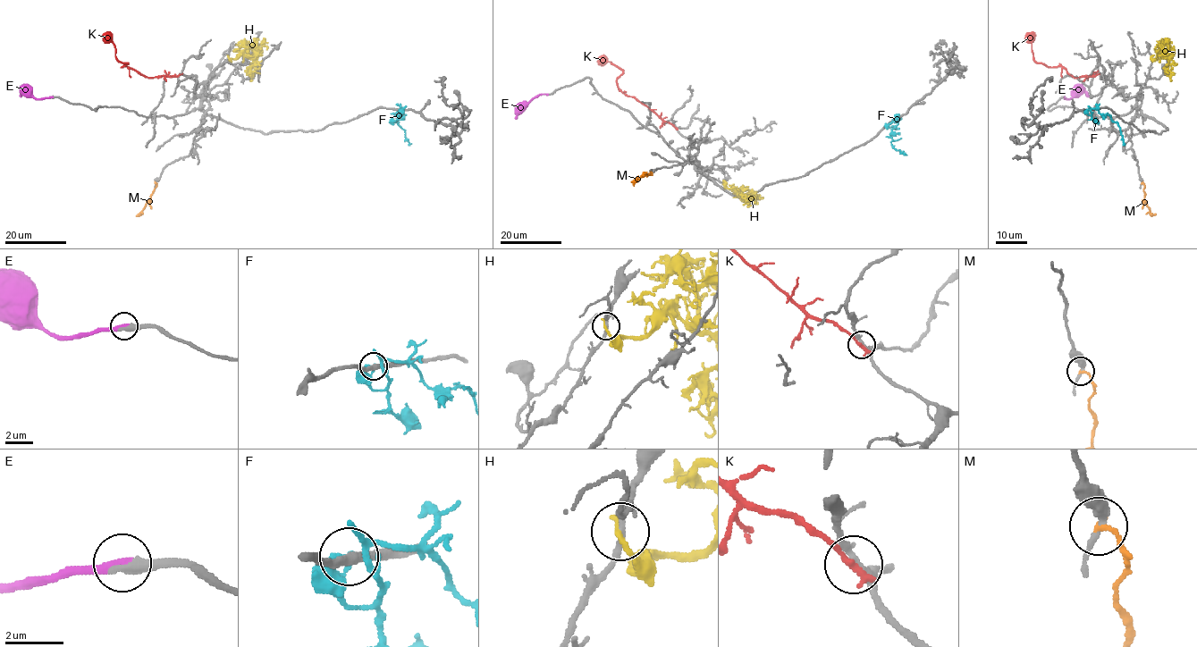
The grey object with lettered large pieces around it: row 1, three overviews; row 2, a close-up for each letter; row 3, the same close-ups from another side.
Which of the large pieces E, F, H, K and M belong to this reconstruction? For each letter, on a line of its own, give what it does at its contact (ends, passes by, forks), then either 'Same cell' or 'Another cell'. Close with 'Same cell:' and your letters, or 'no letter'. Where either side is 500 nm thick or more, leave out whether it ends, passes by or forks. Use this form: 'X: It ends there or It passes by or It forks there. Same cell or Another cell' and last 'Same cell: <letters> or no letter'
E: It ends there. Same cell
F: It ends there. Another cell
H: It ends there. Another cell
K: It ends there. Another cell
M: It ends there. Another cell
Same cell: E

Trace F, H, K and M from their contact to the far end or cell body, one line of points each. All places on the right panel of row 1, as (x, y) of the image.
F: (1088, 110), (1089, 115), (1094, 108), (1100, 114), (1108, 114), (1120, 127), (1125, 145)
H: (1151, 56), (1158, 59), (1162, 54), (1168, 60), (1166, 72), (1171, 79)
K: (1097, 74), (1073, 77), (1061, 66), (1049, 67), (1038, 63), (1033, 59), (1028, 33)
M: (1142, 182), (1144, 200), (1150, 211), (1156, 214)

